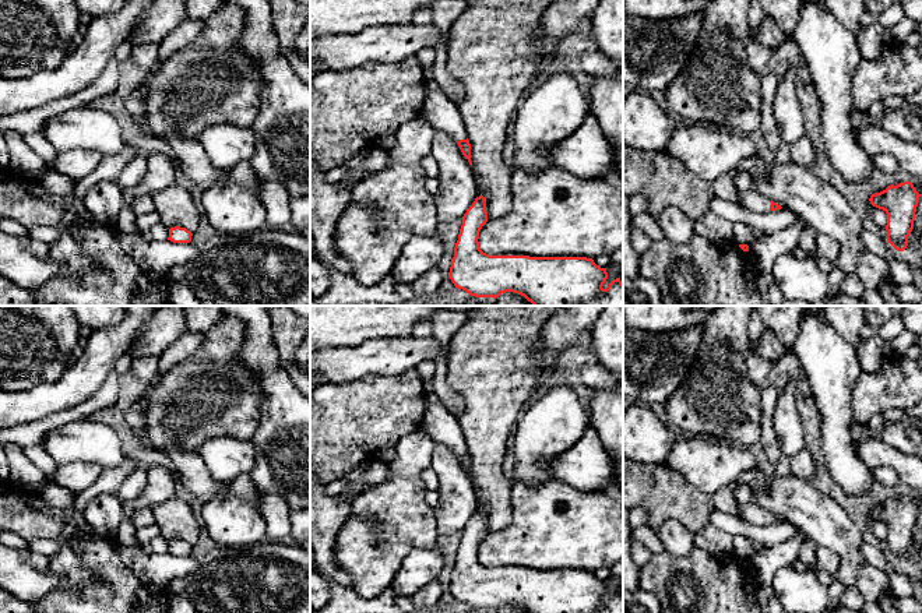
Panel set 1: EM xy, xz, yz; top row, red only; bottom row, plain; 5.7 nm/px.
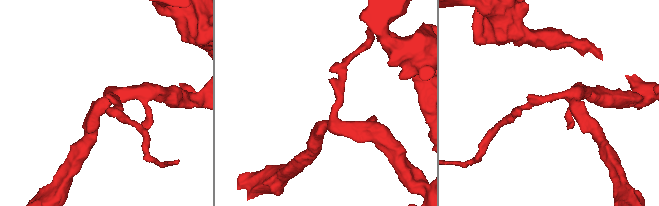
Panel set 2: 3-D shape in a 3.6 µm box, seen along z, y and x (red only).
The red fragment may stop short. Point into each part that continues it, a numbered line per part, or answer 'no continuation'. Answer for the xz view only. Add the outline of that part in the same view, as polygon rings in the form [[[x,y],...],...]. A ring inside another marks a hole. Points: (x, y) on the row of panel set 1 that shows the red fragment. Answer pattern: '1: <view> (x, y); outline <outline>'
1: xz (439, 109); outline [[[425,71],[426,98],[420,116],[427,120],[434,130],[447,133],[455,141],[467,140],[465,124],[454,102],[443,92],[432,71]]]

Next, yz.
1: yz (750, 200); outline [[[754,189],[747,191],[739,191],[738,202],[743,205],[746,209],[759,214],[768,212],[771,205],[770,198],[759,194]]]

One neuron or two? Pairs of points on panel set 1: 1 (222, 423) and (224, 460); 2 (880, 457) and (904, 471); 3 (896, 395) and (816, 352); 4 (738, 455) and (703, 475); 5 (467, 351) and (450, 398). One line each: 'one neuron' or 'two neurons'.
1: two neurons
2: one neuron
3: two neurons
4: one neuron
5: two neurons

